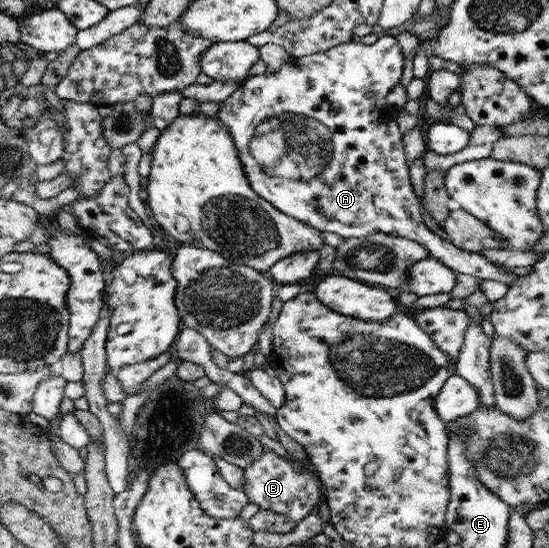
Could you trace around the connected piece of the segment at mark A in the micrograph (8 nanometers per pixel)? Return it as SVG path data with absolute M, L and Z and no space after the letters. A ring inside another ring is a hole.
M381 34L379 39L371 45L364 44L358 40L350 43L342 43L337 47L329 48L328 51L317 52L313 55L303 57L293 57L288 62L283 64L278 72L264 73L257 76L252 76L246 79L243 84L233 92L227 100L221 103L222 108L216 114L216 118L221 120L226 128L233 134L234 142L237 142L238 153L241 154L240 159L246 168L246 175L250 180L252 187L260 193L262 197L270 202L274 208L281 210L282 213L289 214L290 217L298 218L298 221L306 222L312 225L320 232L334 232L342 238L360 238L364 235L372 235L373 232L380 231L402 238L418 241L429 249L429 256L442 261L448 265L456 273L470 274L477 279L482 280L497 280L510 286L515 283L516 277L510 275L509 268L504 265L496 265L488 261L484 255L475 252L468 252L454 246L450 240L444 240L428 227L425 222L424 214L421 210L421 200L417 196L416 189L411 179L412 166L408 163L407 150L402 148L402 136L400 130L396 126L396 108L390 106L386 102L388 92L400 82L402 78L402 66L404 66L404 56L402 50L396 42L394 35Z

